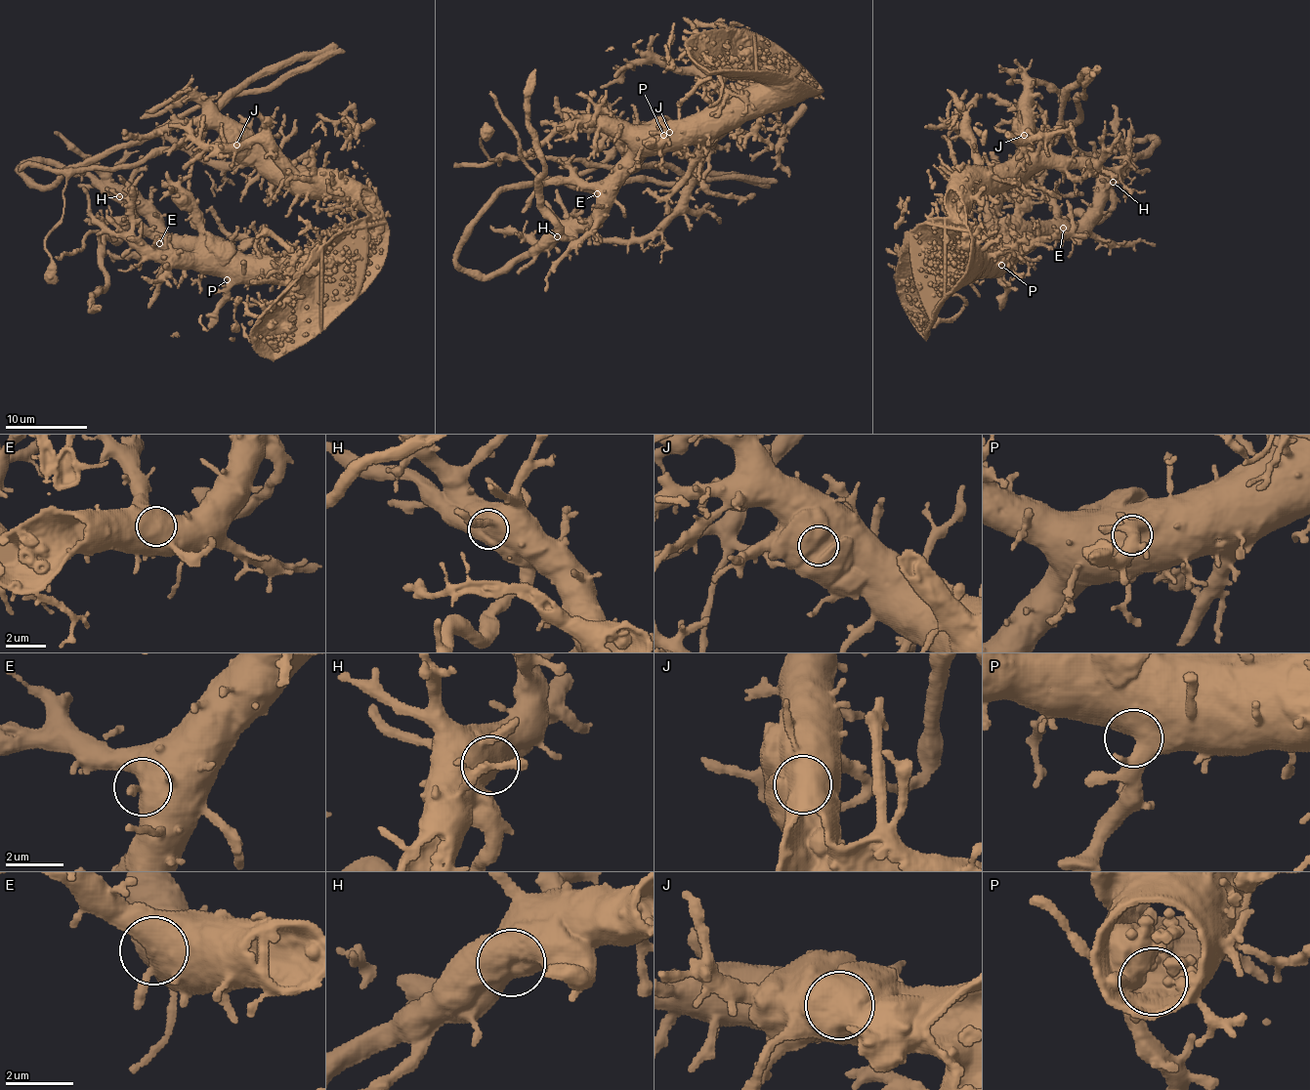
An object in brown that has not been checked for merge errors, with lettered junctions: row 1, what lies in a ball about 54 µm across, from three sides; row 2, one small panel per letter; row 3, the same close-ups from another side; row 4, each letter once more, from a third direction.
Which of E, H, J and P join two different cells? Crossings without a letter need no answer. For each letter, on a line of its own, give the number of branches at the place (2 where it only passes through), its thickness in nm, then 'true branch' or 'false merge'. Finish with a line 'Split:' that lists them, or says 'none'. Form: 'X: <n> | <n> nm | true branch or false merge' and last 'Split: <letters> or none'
E: 2 | 650 nm | true branch
H: 1 | 1300 nm | false merge
J: 1 | 1250 nm | false merge
P: 2 | 600 nm | true branch
Split: H, J

